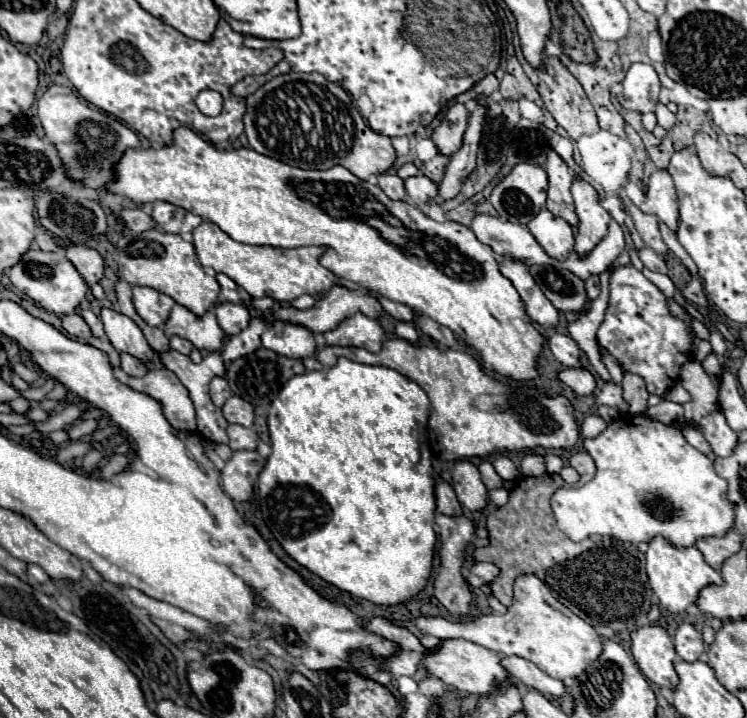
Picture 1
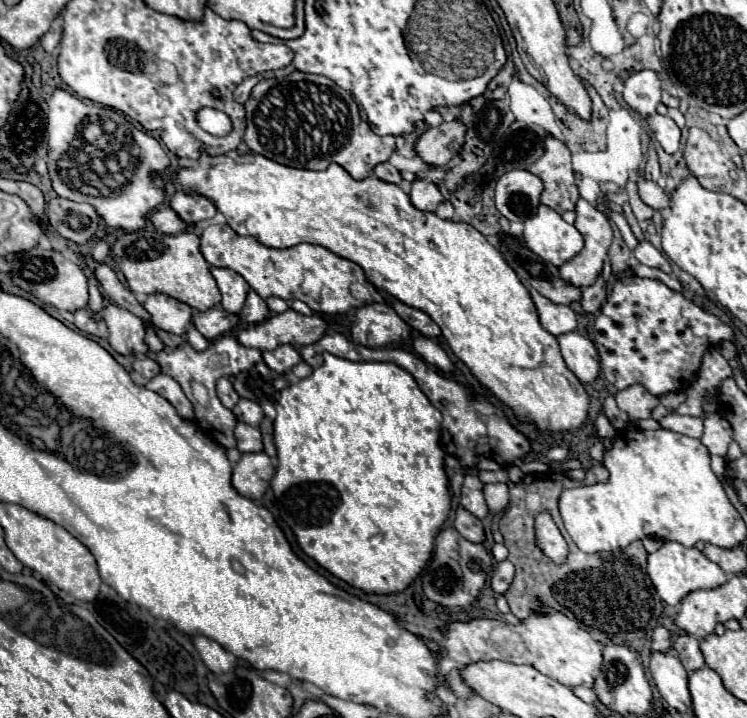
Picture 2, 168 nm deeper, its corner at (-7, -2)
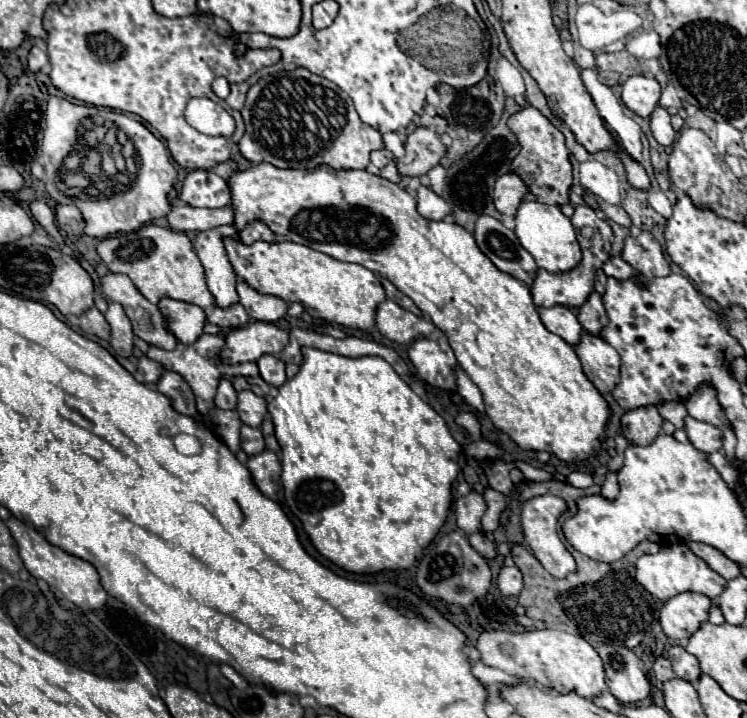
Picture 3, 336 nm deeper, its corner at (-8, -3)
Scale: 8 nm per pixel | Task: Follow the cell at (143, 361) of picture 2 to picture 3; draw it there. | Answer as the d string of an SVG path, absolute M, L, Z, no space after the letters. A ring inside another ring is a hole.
M142 356L138 362L138 372L142 374L144 384L156 384L158 378L164 374L164 368L162 368L162 364L150 360L148 356Z

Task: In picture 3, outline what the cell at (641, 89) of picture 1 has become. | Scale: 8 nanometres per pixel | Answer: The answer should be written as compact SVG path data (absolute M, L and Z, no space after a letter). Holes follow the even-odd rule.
M630 76L622 84L622 102L638 116L648 118L660 100L660 84L650 76Z

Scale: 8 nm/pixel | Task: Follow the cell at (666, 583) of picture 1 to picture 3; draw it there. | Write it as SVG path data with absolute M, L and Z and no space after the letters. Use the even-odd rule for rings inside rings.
M684 542L662 546L660 552L652 554L652 556L640 556L638 564L636 564L636 580L654 598L658 598L662 602L666 602L682 592L698 592L708 598L718 598L726 586L726 580L718 572L714 572L702 558L692 554L692 550Z

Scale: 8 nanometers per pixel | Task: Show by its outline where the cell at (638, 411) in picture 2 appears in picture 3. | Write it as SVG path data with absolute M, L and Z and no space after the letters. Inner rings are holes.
M640 406L624 412L622 432L632 444L650 444L662 430L662 416L656 406Z

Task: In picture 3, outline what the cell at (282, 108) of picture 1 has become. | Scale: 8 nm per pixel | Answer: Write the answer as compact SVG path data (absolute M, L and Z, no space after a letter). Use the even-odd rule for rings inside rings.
M306 68L276 72L260 78L242 108L246 122L240 152L250 162L270 162L276 168L316 168L328 164L336 170L368 168L370 152L382 150L382 134L358 118L350 96L330 80Z

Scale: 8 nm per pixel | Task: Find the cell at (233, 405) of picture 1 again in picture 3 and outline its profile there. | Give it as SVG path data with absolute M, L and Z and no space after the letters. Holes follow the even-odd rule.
M240 392L238 394L238 408L240 420L252 428L258 428L266 416L266 400L256 396L254 392Z

